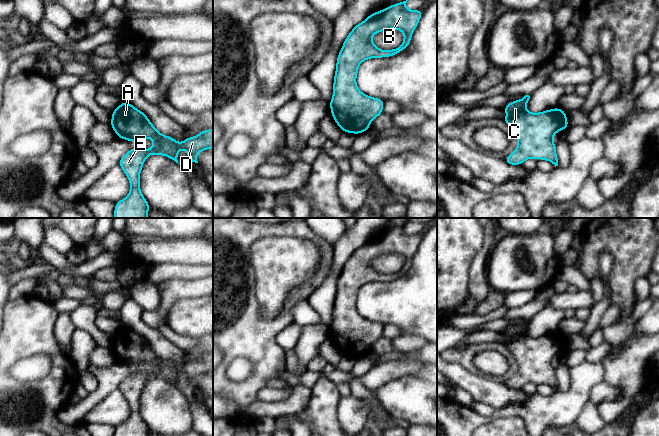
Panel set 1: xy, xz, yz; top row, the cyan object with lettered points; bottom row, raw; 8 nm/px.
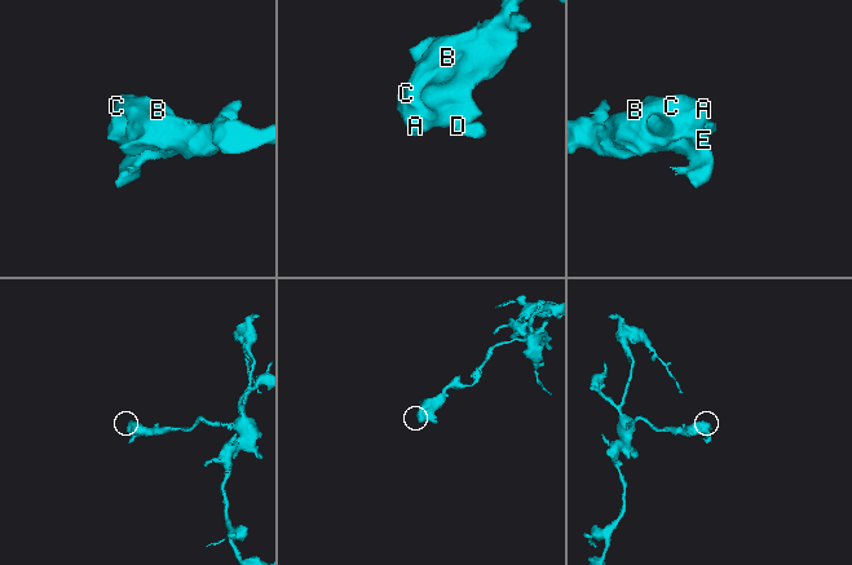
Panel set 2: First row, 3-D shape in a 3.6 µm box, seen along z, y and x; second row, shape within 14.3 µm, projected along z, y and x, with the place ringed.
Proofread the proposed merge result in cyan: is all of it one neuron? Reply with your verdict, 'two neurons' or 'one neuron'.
one neuron

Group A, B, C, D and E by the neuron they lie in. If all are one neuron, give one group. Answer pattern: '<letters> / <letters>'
A B C D E

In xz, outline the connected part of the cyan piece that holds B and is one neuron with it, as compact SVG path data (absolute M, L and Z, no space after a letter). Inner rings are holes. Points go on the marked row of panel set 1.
M407 1L370 14L352 29L342 45L336 63L333 97L329 104L331 115L343 132L366 132L371 121L383 113L384 101L363 94L357 87L356 77L361 62L370 58L392 57L409 46L423 11L408 10ZM390 29L404 33L402 44L391 50L377 48L372 36Z

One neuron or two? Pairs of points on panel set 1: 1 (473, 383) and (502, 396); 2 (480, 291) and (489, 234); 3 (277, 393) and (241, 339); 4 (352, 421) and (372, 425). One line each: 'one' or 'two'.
1: one
2: one
3: two
4: two

